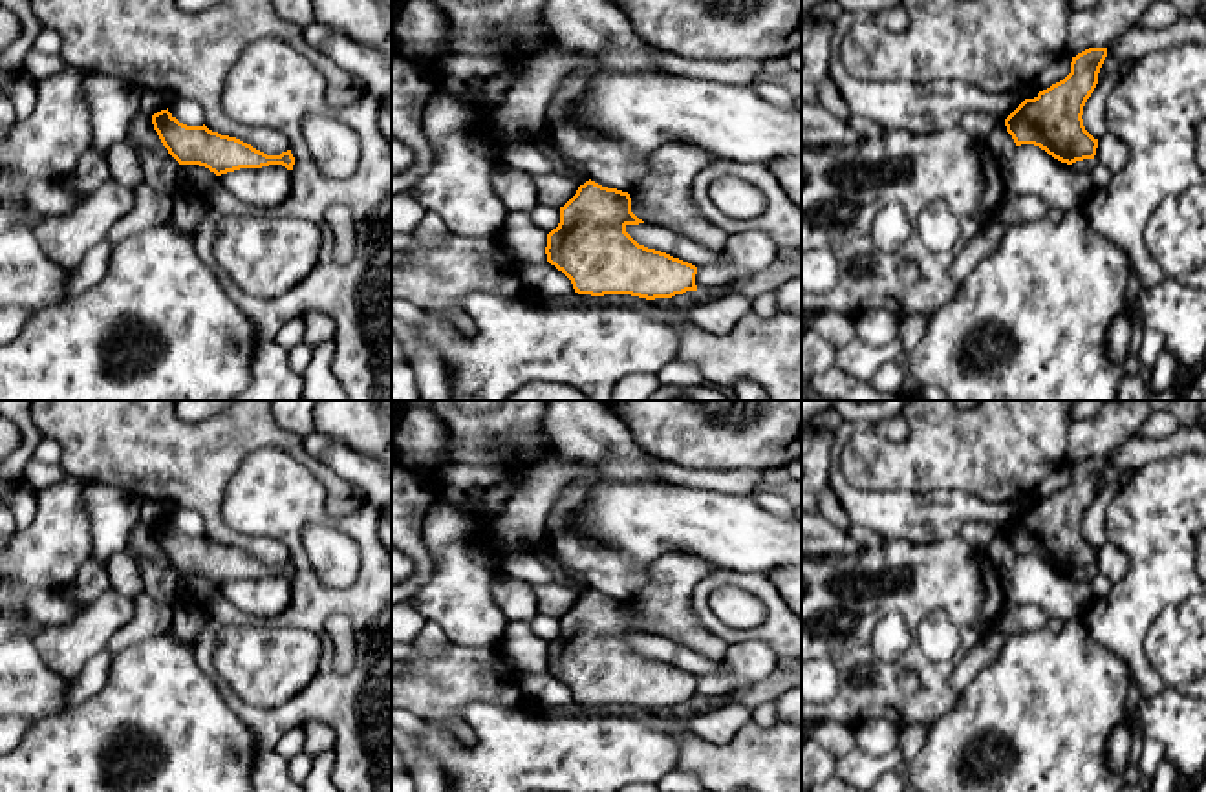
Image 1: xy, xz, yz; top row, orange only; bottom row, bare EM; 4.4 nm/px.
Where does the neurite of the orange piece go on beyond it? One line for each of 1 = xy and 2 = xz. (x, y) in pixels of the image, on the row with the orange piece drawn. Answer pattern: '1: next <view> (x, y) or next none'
1: next none
2: next none

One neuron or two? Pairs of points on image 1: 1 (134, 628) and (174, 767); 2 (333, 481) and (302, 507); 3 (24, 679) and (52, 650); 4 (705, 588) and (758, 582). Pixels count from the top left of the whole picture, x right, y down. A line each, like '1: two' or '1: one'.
1: two
2: two
3: two
4: one

